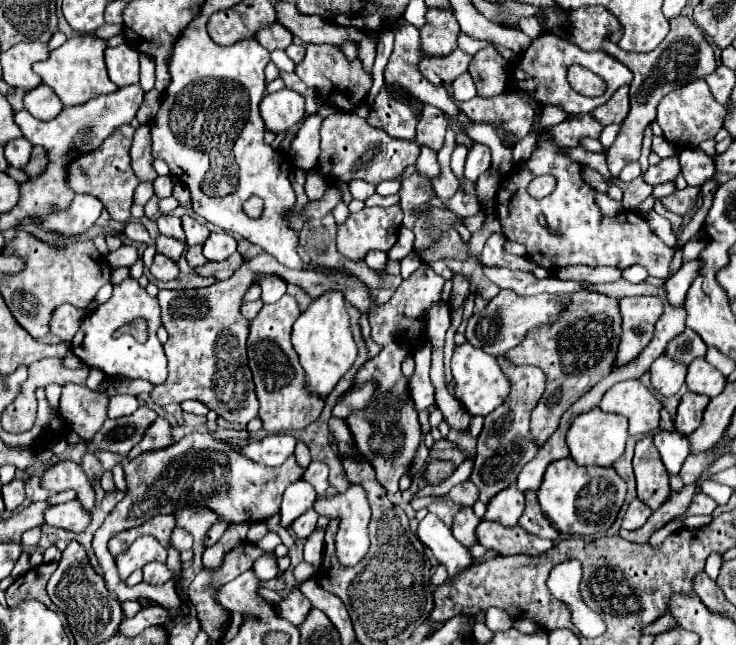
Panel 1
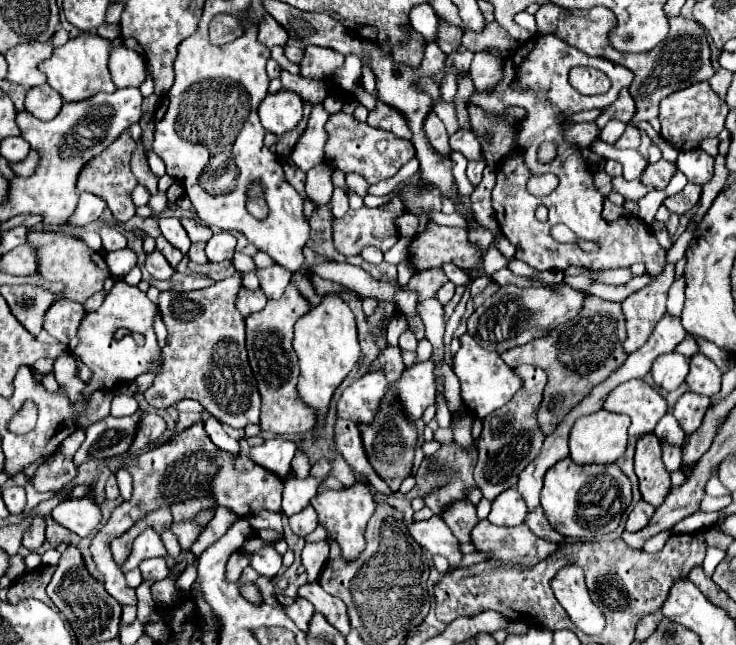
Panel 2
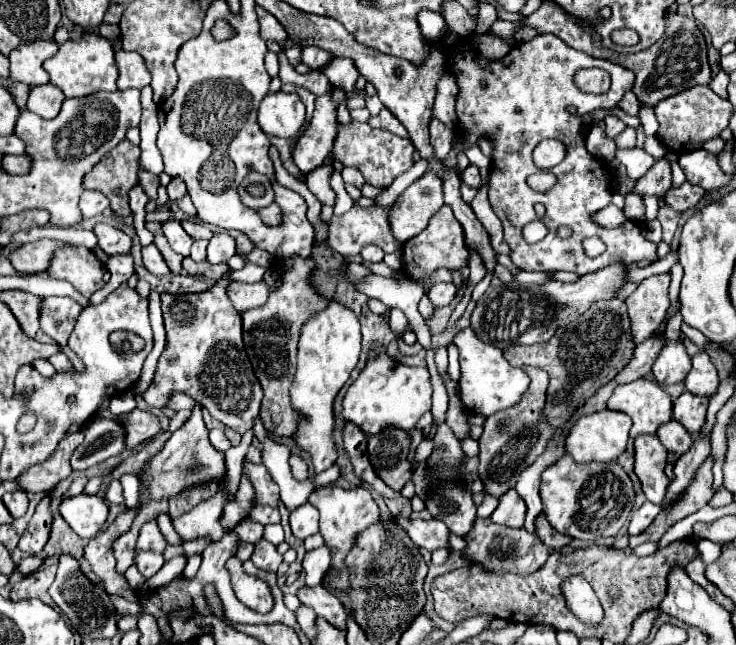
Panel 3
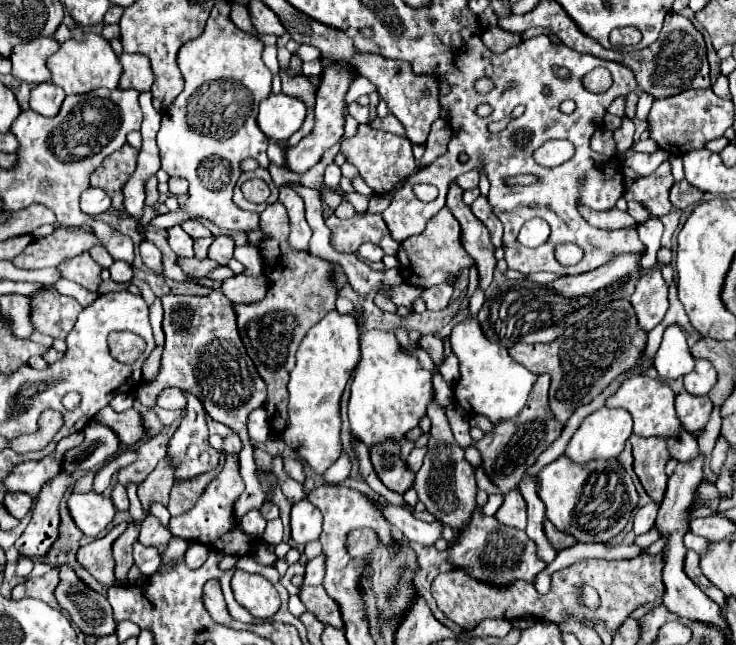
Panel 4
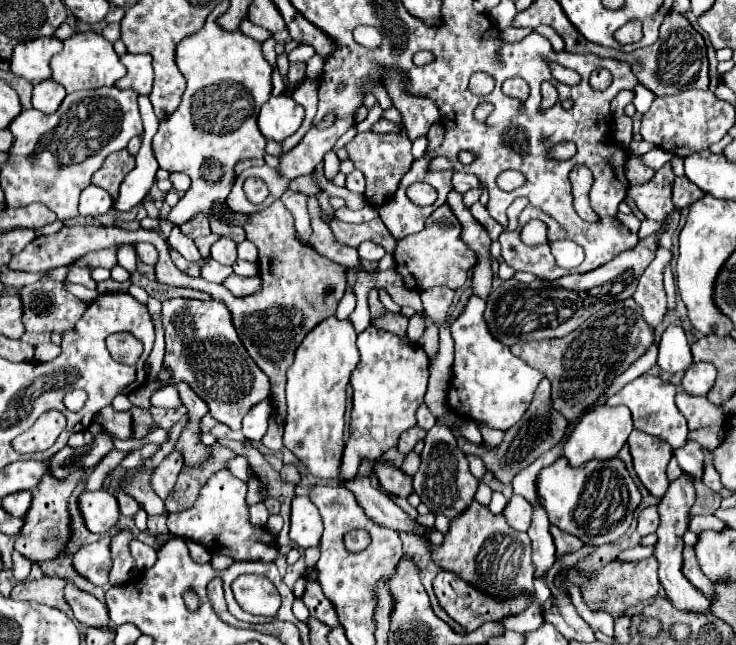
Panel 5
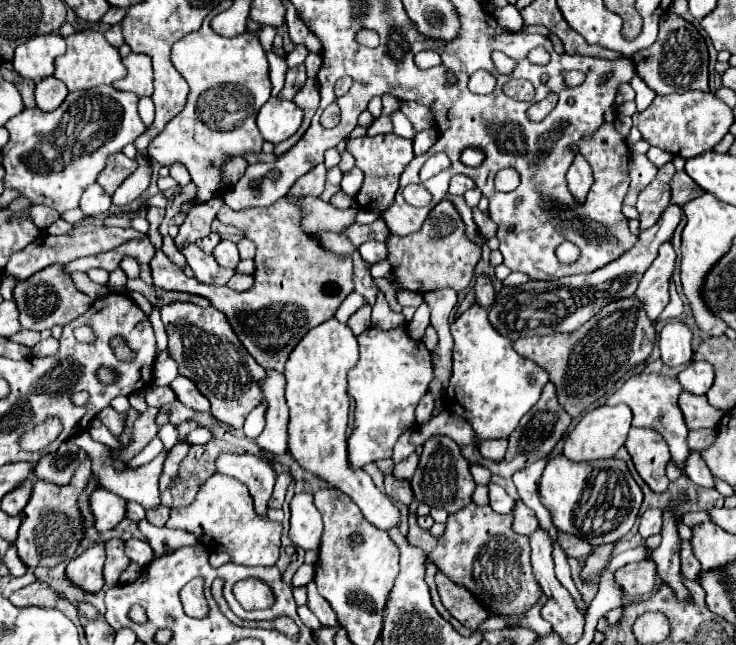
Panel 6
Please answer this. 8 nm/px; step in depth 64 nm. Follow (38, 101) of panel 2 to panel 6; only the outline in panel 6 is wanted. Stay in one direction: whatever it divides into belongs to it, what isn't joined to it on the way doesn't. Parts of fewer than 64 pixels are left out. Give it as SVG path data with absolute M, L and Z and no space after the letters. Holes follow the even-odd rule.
M54 76L36 84L36 104L46 112L56 110L64 102L66 94L68 94L66 84L62 80L56 80Z

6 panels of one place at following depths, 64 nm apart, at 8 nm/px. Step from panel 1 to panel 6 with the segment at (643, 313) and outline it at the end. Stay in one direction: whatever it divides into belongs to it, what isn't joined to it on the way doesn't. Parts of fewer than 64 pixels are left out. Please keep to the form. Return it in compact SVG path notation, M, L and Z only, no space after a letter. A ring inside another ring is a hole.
M666 242L660 246L656 260L652 262L652 266L638 284L636 296L644 304L644 310L652 322L658 318L658 314L666 308L670 300L668 290L670 290L674 266L676 266L676 252L672 248L672 242Z

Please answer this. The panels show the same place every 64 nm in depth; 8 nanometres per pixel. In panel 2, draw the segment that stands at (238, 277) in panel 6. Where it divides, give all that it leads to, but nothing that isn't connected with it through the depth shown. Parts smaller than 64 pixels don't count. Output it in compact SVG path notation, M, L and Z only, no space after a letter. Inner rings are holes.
M242 286L242 290L238 292L238 298L236 298L236 306L238 306L238 310L244 314L244 316L248 316L250 312L256 312L256 310L260 310L264 304L266 304L266 296L264 296L264 292L262 292L262 288L258 288L258 290L248 290L248 288L244 288Z

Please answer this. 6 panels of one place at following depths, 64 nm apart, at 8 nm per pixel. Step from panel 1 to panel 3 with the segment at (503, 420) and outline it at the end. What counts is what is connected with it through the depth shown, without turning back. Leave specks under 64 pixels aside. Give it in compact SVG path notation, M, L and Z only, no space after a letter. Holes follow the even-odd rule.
M524 368L532 382L528 386L528 392L522 396L520 404L496 412L488 416L484 424L484 434L478 440L480 444L480 478L492 496L502 496L516 484L516 476L528 468L546 448L548 440L552 440L552 428L548 420L544 420L544 400L546 400L546 388L548 388L548 374L540 368Z

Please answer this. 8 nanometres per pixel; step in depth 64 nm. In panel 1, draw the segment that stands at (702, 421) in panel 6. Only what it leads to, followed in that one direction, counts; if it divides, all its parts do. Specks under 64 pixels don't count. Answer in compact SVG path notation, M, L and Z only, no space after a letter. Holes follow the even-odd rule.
M686 392L678 404L678 410L676 410L676 430L684 436L692 434L698 426L700 426L700 420L702 420L702 414L704 414L704 408L708 406L710 398L708 396L702 396L702 394L694 394L694 392Z

